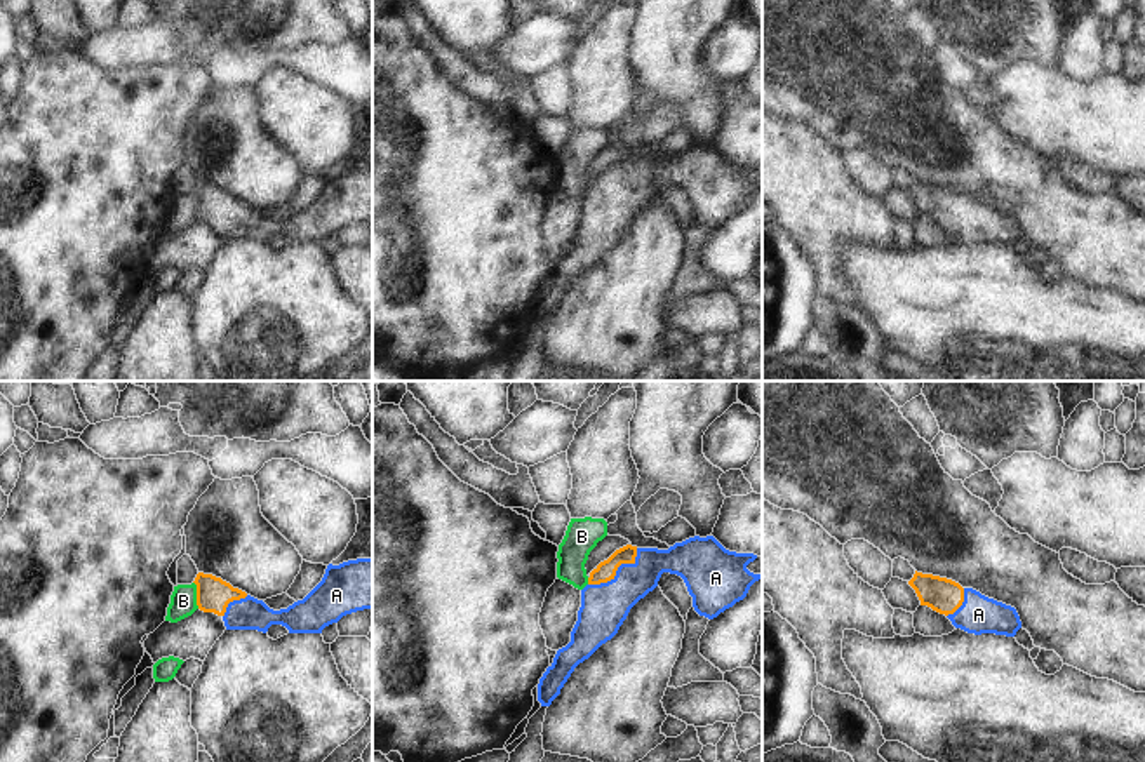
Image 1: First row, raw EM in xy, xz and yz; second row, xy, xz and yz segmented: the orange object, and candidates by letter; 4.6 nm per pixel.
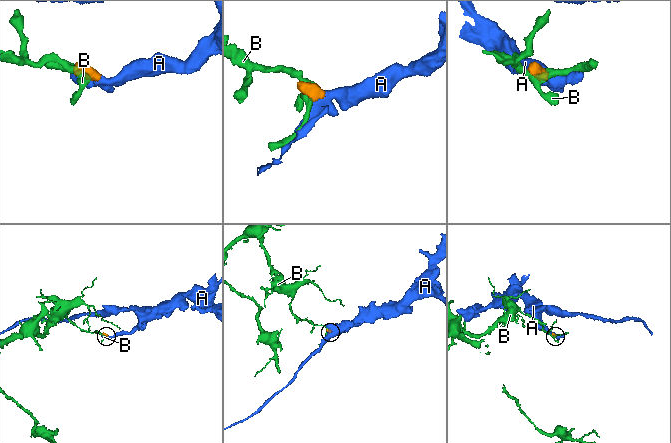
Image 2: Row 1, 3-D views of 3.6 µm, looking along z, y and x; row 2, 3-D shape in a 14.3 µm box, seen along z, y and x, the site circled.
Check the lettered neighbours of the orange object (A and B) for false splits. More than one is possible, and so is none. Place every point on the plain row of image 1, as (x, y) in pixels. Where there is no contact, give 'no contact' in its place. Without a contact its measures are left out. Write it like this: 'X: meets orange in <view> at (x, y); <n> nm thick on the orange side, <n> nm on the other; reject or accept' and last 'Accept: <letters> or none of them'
A: meets orange in xz at (616, 180); 90 nm thick on the orange side, 220 nm on the other; accept
B: meets orange in xy at (197, 206); 160 nm thick on the orange side, 130 nm on the other; reject
Accept: A

